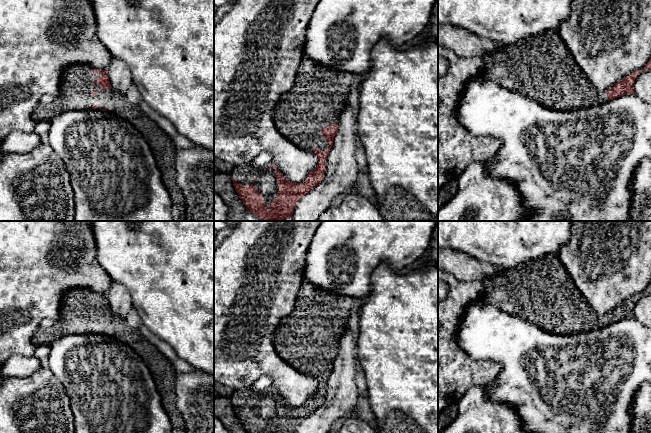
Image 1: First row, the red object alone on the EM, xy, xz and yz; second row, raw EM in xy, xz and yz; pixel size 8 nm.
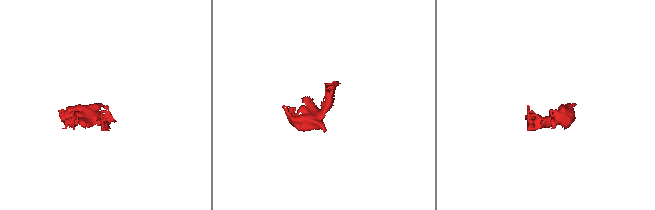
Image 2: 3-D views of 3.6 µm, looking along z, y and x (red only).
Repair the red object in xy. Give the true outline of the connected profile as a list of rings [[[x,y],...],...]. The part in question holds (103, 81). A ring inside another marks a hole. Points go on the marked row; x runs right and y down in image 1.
[[[85,64],[67,67],[62,73],[60,93],[52,103],[38,104],[33,111],[33,119],[35,122],[50,121],[65,111],[88,109],[112,112],[140,131],[153,152],[163,183],[170,194],[172,221],[181,221],[185,203],[176,183],[177,148],[173,140],[139,106],[132,105],[125,94],[112,88],[106,70]]]

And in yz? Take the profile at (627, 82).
[[[549,30],[518,41],[504,44],[498,52],[483,57],[484,76],[505,89],[515,91],[552,110],[572,111],[600,105],[625,94],[634,95],[633,83],[643,70],[636,70],[613,87],[599,91],[579,68],[559,31]]]

